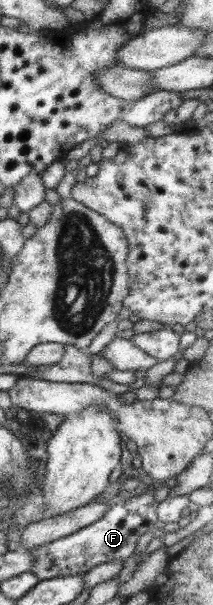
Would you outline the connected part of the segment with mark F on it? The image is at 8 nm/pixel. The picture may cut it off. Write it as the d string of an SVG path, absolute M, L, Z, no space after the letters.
M149 488L142 494L127 498L115 499L114 505L105 511L105 515L95 523L89 524L77 530L73 534L59 538L39 546L39 548L29 548L26 550L33 557L33 568L30 572L41 580L54 577L71 577L74 575L83 576L93 566L109 562L111 560L125 560L134 553L135 545L139 537L145 532L156 529L156 503L153 500L155 488Z

